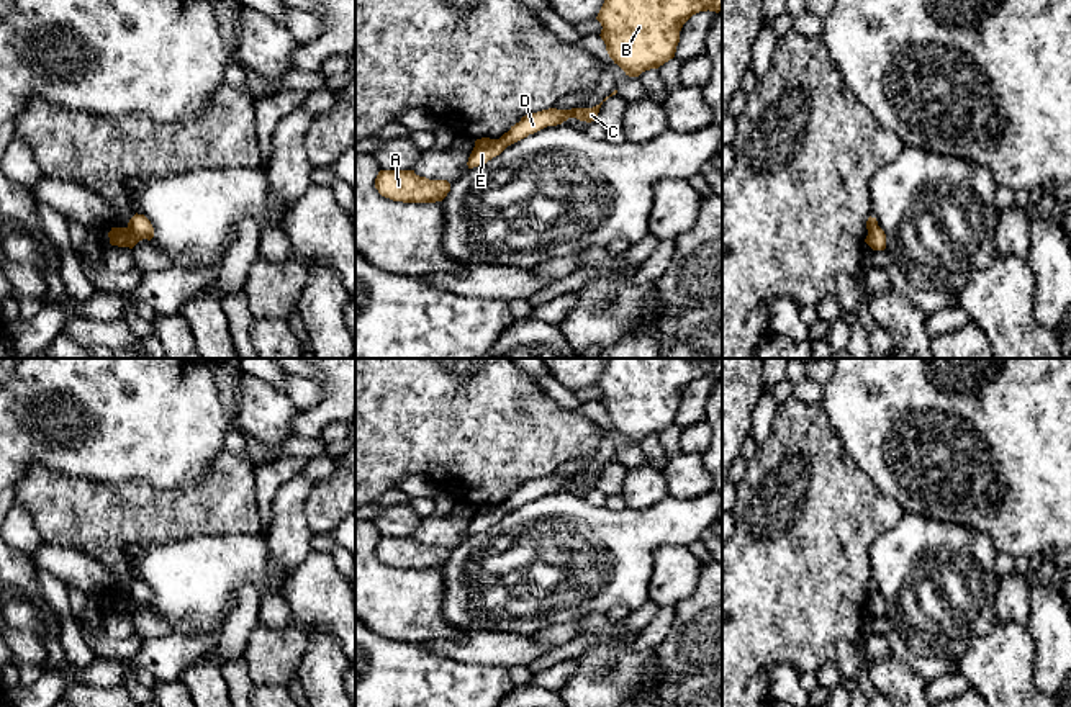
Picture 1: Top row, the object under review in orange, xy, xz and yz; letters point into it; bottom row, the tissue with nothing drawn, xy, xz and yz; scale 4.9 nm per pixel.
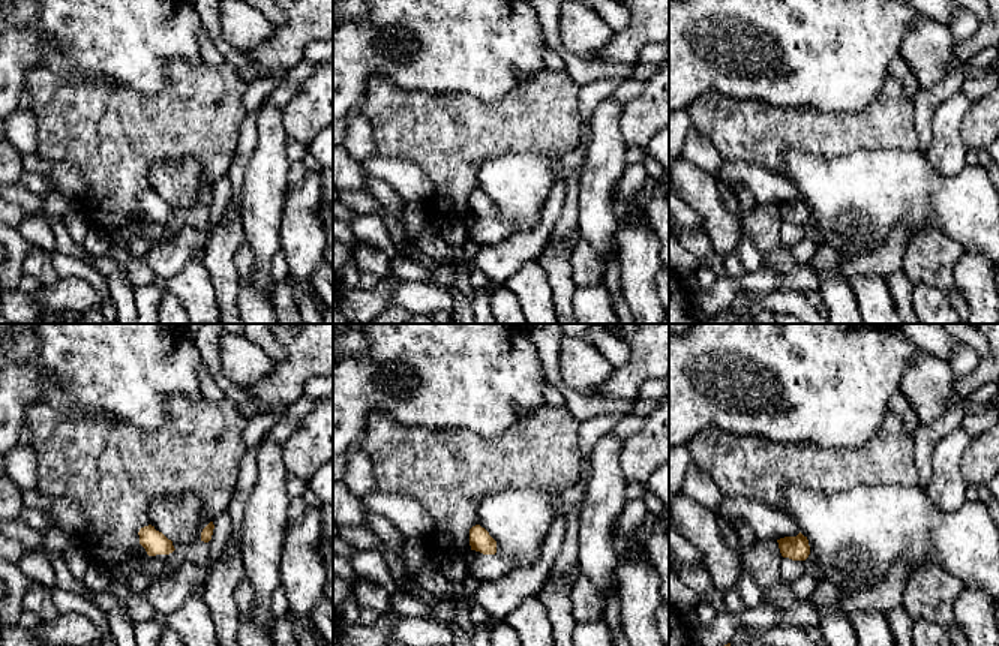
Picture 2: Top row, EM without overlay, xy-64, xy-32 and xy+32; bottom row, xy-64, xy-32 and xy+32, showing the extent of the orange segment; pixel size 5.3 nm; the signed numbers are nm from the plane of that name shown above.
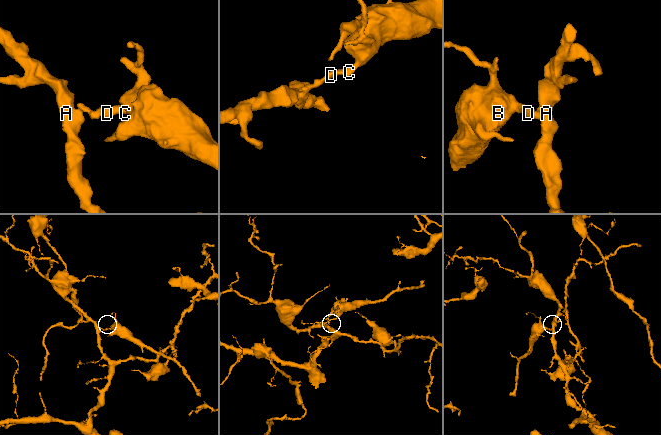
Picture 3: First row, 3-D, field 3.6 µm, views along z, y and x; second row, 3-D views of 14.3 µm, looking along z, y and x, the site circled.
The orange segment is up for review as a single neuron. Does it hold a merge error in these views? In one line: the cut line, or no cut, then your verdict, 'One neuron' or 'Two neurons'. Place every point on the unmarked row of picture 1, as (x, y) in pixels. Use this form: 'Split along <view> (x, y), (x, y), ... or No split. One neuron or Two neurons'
Split along xy (128, 593), (143, 604). Two neurons

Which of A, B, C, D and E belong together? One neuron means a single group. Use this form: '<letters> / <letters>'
A E / B C D

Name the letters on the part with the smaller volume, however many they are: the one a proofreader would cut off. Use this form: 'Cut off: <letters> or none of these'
Cut off: B, C, D

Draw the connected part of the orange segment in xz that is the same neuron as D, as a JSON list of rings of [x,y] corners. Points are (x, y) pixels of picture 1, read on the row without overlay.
[[[606,463],[599,471],[593,475],[572,475],[572,476],[557,476],[557,475],[549,475],[542,476],[537,480],[531,480],[521,484],[519,489],[511,493],[508,499],[504,499],[499,506],[506,511],[511,512],[529,501],[534,501],[547,493],[557,493],[567,488],[568,484],[576,484],[580,488],[596,488],[596,483],[599,480],[601,471],[608,466]]]

